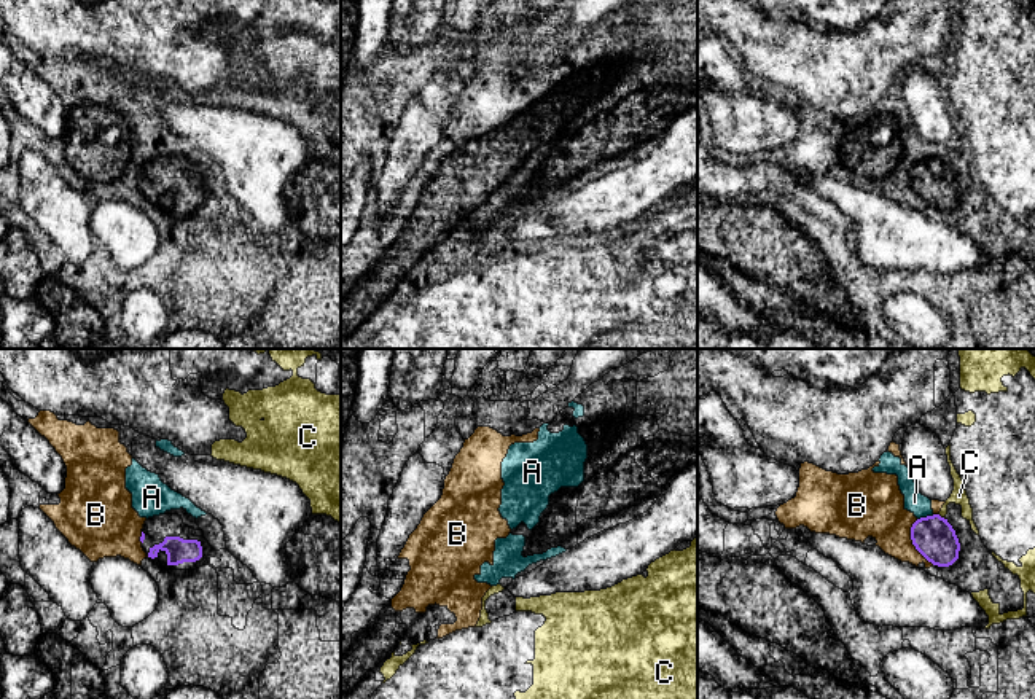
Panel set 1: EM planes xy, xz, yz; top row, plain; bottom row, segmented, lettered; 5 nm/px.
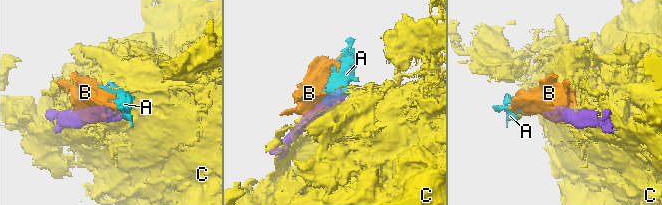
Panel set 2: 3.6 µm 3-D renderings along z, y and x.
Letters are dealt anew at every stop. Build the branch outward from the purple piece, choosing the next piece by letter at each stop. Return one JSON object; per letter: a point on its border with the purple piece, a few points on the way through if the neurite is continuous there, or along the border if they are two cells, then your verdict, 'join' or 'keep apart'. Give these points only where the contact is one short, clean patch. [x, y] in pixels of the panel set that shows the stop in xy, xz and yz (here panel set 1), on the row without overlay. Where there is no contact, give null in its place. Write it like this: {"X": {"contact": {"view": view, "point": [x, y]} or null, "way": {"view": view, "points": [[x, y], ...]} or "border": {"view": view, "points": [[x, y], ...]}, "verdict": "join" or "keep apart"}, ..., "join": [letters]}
{"A": {"contact": {"view": "yz", "point": [927, 160]}, "border": {"view": "yz", "points": [[933, 158], [917, 163]]}, "verdict": "keep apart"}, "B": {"contact": {"view": "yz", "point": [913, 187]}, "verdict": "keep apart"}, "C": {"contact": {"view": "yz", "point": [940, 160]}, "verdict": "keep apart"}, "join": []}

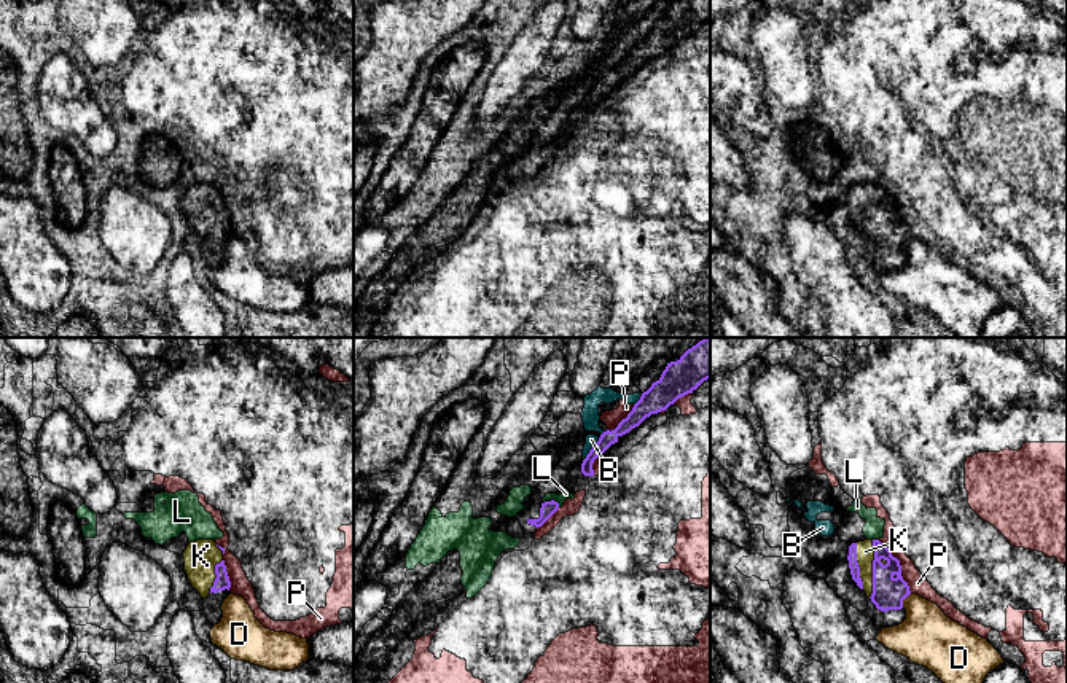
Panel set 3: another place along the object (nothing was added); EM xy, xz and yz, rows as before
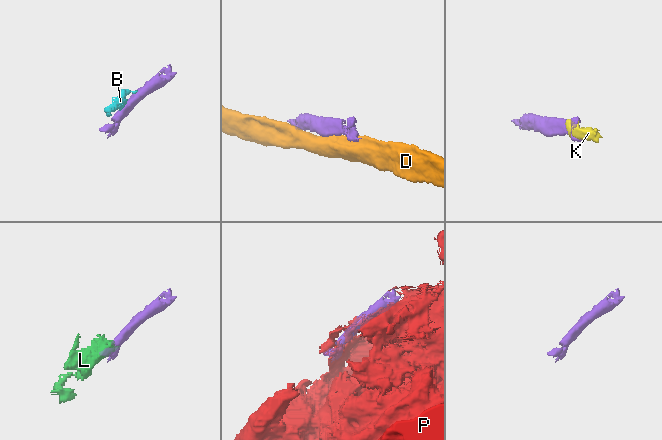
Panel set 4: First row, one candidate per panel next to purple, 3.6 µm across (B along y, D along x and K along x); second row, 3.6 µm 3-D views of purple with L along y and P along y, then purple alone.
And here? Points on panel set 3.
{"B": {"contact": {"view": "xz", "point": [591, 93]}, "verdict": "keep apart"}, "D": {"contact": {"view": "yz", "point": [903, 242]}, "verdict": "keep apart"}, "K": {"contact": {"view": "yz", "point": [873, 212]}, "verdict": "join"}, "L": {"contact": {"view": "xz", "point": [551, 144]}, "border": {"view": "xz", "points": [[542, 147], [554, 144], [559, 150]]}, "verdict": "keep apart"}, "P": {"contact": {"view": "yz", "point": [900, 209]}, "verdict": "keep apart"}, "join": ["K"]}

